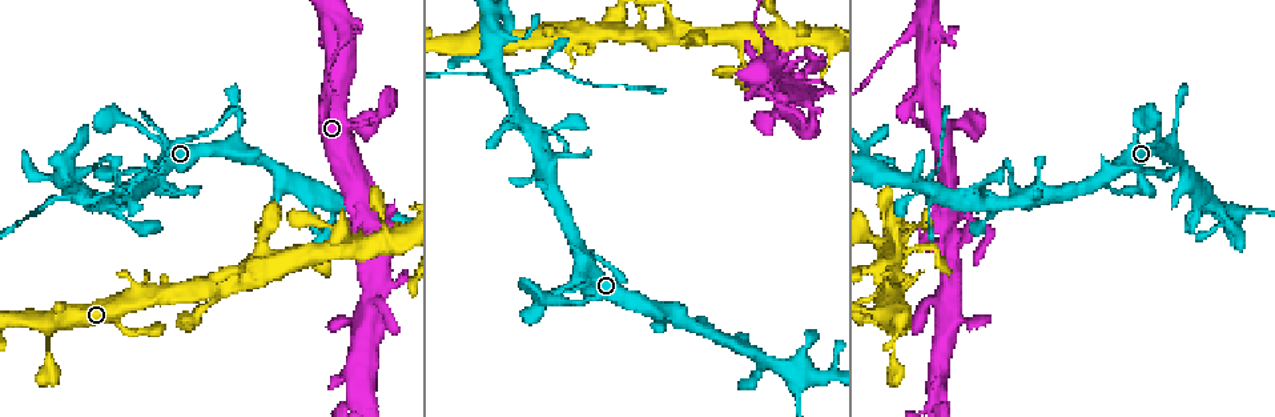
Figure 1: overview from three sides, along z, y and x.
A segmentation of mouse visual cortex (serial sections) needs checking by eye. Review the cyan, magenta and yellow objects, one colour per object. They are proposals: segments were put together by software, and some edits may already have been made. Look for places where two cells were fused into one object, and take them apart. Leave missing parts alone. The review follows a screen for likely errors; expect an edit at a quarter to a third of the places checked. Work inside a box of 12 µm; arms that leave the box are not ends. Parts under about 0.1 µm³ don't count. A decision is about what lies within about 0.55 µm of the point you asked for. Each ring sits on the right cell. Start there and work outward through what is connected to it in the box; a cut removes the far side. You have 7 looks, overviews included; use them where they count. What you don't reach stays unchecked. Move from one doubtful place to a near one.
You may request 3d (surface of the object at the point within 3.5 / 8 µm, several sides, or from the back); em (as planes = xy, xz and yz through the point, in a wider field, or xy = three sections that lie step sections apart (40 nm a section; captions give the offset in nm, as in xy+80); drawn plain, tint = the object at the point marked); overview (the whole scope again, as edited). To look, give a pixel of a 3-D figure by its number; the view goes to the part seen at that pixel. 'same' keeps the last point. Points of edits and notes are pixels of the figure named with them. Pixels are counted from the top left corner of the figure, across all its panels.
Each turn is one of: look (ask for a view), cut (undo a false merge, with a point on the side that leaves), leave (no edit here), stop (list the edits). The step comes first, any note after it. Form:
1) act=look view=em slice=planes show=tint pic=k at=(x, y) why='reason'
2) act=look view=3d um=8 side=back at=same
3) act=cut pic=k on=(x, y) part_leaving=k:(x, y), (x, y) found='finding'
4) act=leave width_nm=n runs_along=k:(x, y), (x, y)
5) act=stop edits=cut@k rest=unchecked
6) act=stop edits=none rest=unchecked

act=look view=3d um=8 pic=1 at=(892, 52) why='sudden change in width'

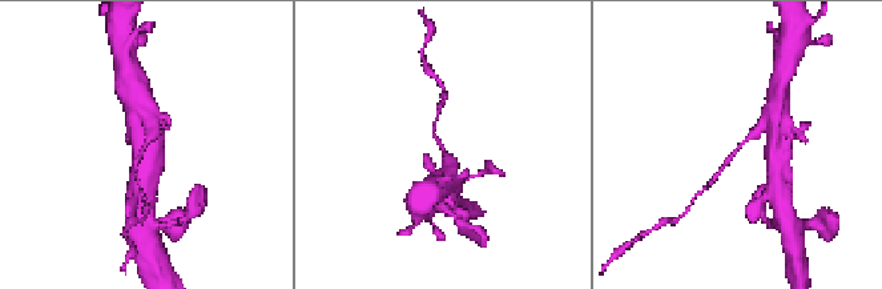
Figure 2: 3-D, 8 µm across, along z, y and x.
act=look view=3d um=3.5 pic=2 at=(144, 147)

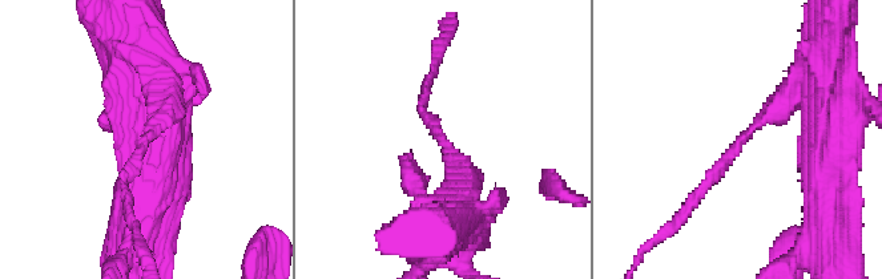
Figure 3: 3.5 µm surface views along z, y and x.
act=look view=em slice=xy step=2 show=tint pic=3 at=(448, 145) arm_widths_nm=150,350 why='now the EM'

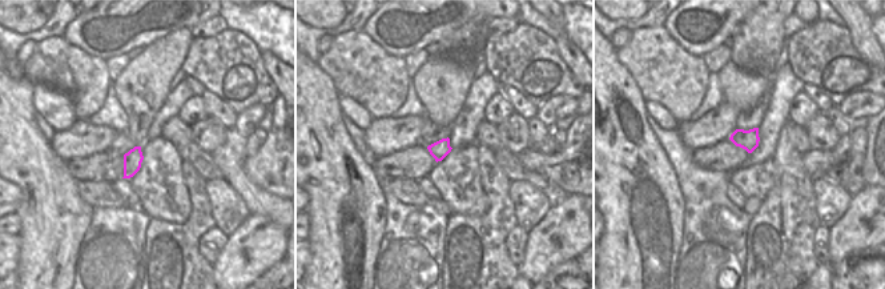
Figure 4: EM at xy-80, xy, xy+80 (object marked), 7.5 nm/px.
act=cut pic=3 on=(725, 160) part_leaving=3:(754, 126), (672, 225) found='two cells meet here'

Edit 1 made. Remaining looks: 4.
act=look view=3d um=8 pic=1 at=(364, 398) why='four-way junction'

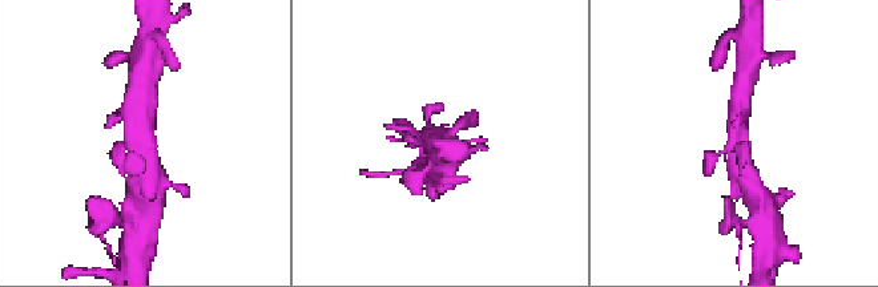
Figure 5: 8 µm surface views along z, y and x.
act=look view=3d um=3.5 pic=5 at=(736, 138)

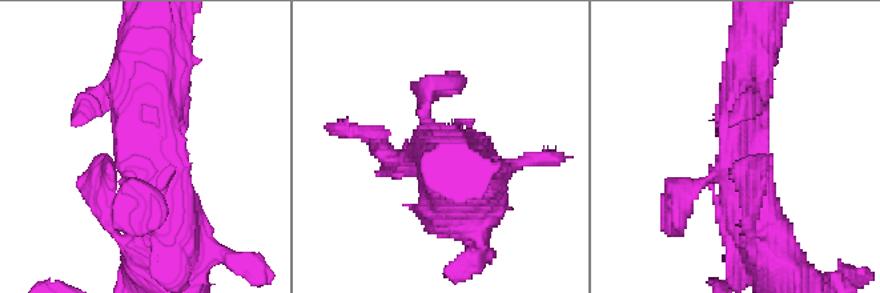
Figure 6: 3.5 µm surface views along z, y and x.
act=leave arms=4 runs_along=6:(751, 55), (740, 161), (686, 193) found='all the same cell'

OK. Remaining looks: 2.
act=stop edits=cut@3 rest=unchecked

